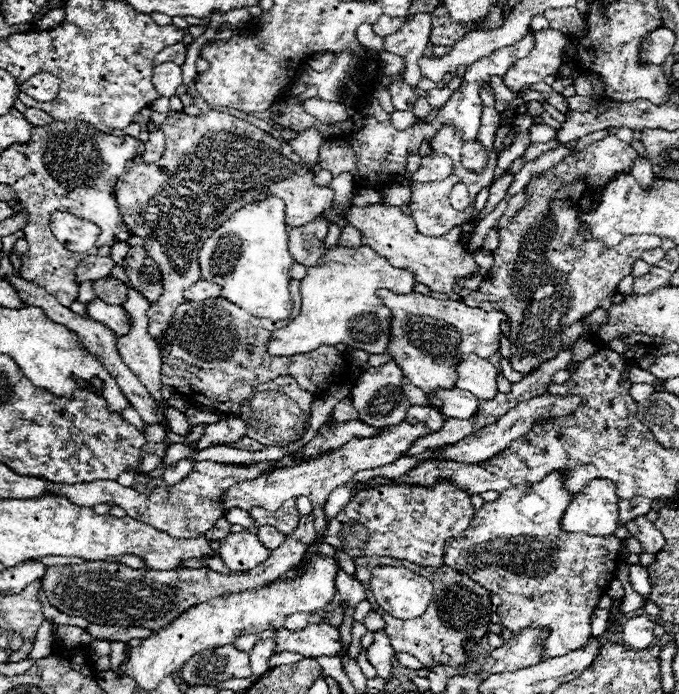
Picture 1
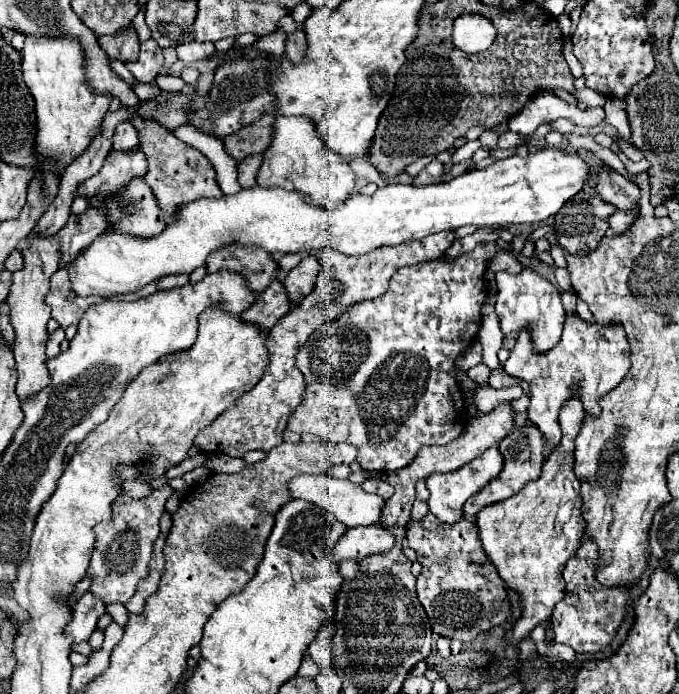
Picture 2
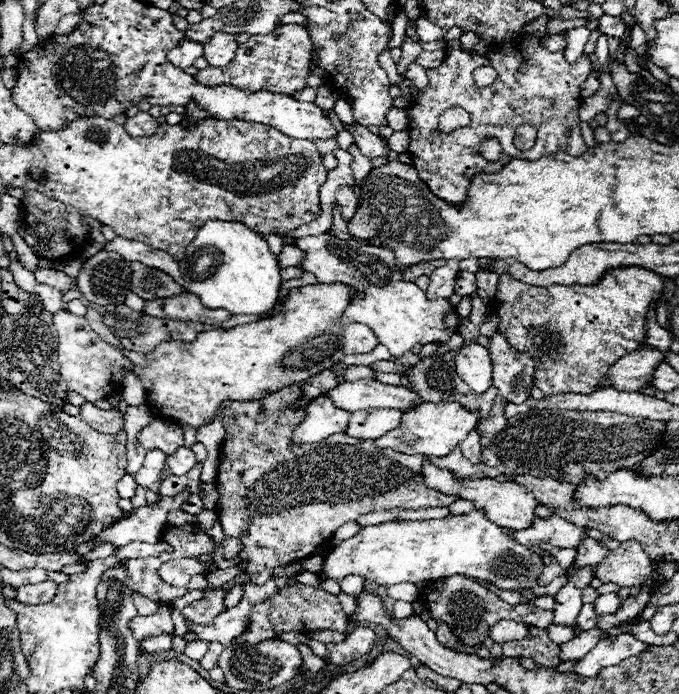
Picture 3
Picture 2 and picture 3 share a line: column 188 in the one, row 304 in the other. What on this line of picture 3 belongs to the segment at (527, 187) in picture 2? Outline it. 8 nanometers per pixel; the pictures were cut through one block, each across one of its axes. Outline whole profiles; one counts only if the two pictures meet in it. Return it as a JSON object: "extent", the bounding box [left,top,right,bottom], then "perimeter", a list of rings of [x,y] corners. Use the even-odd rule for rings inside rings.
{"extent":[180,222,282,314],"perimeter":[[[206,222],[190,242],[180,270],[186,292],[196,294],[206,308],[224,308],[232,314],[262,314],[270,310],[282,284],[276,254],[270,252],[260,234],[240,222]]]}

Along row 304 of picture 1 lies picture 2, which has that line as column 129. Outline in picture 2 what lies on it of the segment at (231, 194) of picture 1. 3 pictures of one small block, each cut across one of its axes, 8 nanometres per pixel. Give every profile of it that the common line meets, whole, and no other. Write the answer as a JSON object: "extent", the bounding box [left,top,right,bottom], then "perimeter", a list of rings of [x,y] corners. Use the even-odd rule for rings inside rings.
{"extent":[78,150,146,198],"perimeter":[[[112,150],[106,156],[102,170],[78,186],[78,194],[82,198],[108,196],[108,194],[114,194],[120,186],[124,186],[130,178],[144,176],[144,174],[146,174],[144,152],[140,152],[140,150],[128,150],[128,152]]]}

